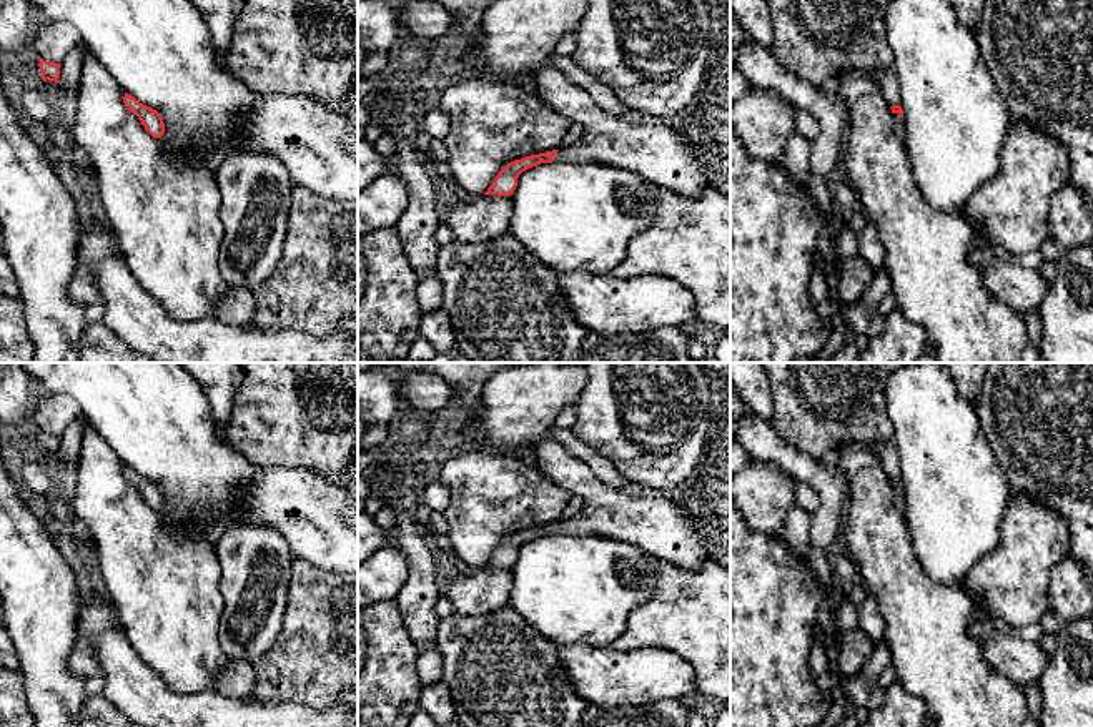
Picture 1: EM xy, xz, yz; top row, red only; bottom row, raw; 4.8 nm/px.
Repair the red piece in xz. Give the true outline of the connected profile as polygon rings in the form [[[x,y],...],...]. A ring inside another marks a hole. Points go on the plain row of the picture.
[[[541,439],[536,454],[544,476],[582,497],[582,511],[571,519],[507,536],[484,567],[511,569],[522,544],[552,534],[619,539],[637,546],[652,559],[684,569],[699,569],[720,552],[670,496],[611,487],[554,439]]]

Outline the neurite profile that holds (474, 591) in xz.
[[[461,567],[451,579],[446,599],[457,616],[487,616],[507,607],[511,569]]]

